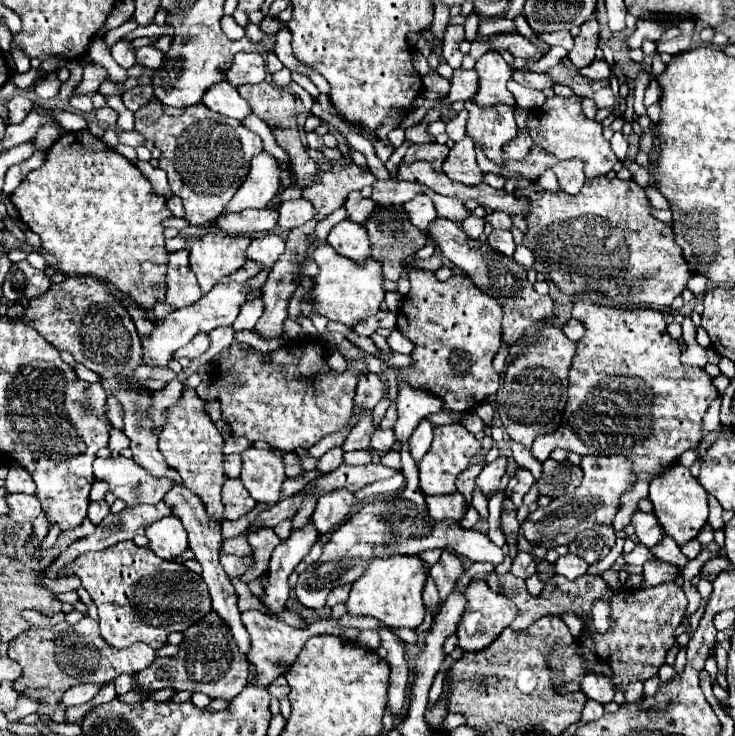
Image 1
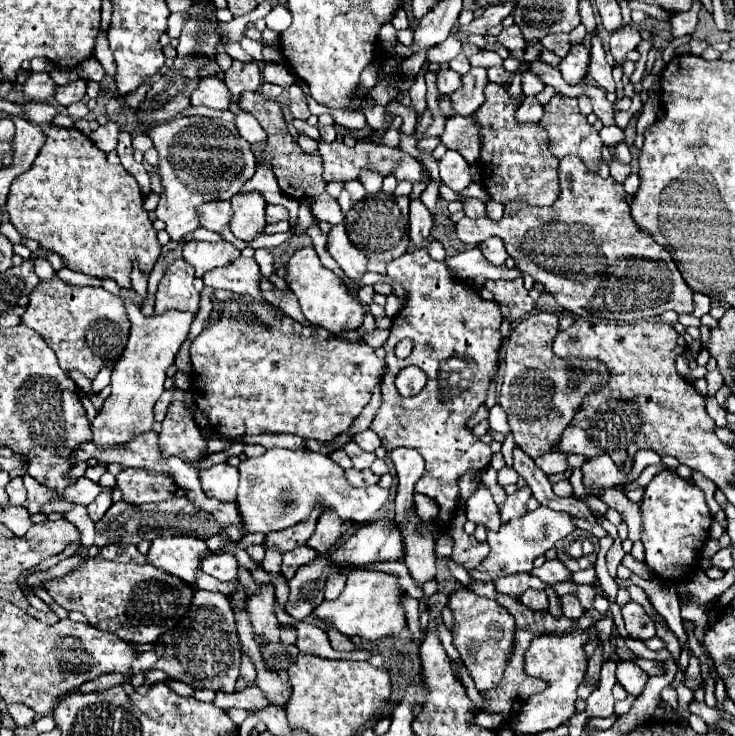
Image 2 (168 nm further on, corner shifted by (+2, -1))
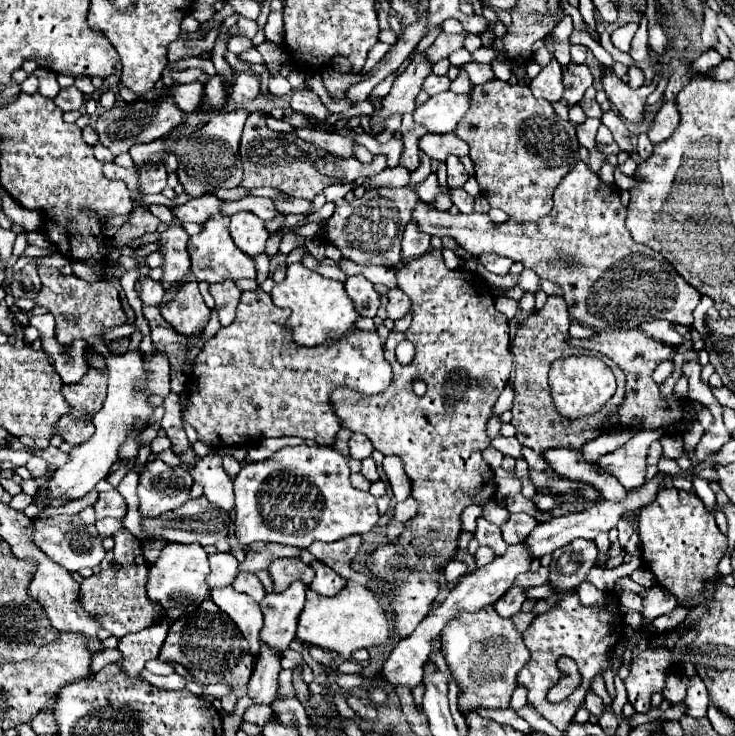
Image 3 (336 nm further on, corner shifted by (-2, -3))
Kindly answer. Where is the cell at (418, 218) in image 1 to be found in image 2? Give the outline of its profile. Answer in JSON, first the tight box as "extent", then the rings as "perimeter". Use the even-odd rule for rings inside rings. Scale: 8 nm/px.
{"extent":[410,200,432,246],"perimeter":[[[422,200],[410,202],[410,242],[422,246],[430,238],[432,230],[432,216]]]}

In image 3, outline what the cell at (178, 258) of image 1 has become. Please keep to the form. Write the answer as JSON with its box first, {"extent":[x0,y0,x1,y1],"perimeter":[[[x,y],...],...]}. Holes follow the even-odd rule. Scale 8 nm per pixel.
{"extent":[160,282,210,334],"perimeter":[[[198,282],[178,284],[174,298],[160,308],[162,316],[182,334],[202,332],[210,320],[210,308],[198,292]]]}

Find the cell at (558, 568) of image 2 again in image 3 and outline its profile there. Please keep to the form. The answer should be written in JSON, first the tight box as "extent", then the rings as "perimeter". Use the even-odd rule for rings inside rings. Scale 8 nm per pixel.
{"extent":[516,566,550,588],"perimeter":[[[542,566],[538,572],[528,570],[528,572],[520,574],[520,578],[516,578],[516,584],[518,584],[518,586],[524,586],[524,588],[530,588],[530,586],[542,586],[542,584],[548,582],[548,576],[550,576],[550,570]]]}

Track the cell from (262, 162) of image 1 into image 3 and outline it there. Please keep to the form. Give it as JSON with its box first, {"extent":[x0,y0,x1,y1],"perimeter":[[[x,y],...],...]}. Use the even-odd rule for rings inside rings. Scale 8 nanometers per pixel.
{"extent":[230,212,270,256],"perimeter":[[[238,212],[232,216],[230,236],[242,252],[256,256],[264,252],[270,232],[266,230],[264,220],[260,220],[254,212]]]}

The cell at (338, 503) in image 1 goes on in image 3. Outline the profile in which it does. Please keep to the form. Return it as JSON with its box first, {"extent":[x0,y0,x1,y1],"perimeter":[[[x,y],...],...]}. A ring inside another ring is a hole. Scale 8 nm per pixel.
{"extent":[308,536,360,582],"perimeter":[[[348,536],[348,538],[336,540],[336,542],[314,542],[308,550],[320,562],[324,562],[332,570],[336,570],[342,578],[356,582],[358,572],[350,568],[350,562],[352,562],[358,546],[360,546],[360,536]]]}

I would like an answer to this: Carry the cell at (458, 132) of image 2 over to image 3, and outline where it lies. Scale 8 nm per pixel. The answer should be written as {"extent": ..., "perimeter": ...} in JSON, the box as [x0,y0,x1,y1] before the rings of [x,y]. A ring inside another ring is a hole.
{"extent":[420,132,470,160],"perimeter":[[[454,132],[448,134],[424,134],[420,138],[420,150],[424,150],[434,160],[446,160],[450,154],[468,156],[470,146],[458,138]]]}

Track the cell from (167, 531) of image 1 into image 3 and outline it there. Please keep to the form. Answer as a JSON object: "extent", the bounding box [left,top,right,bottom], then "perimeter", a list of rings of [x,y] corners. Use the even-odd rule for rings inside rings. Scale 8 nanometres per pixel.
{"extent":[146,544,210,620],"perimeter":[[[166,544],[158,556],[158,560],[148,570],[148,582],[146,590],[152,600],[158,600],[166,610],[168,618],[176,620],[192,610],[198,608],[198,604],[210,594],[206,584],[208,574],[208,554],[200,544]]]}

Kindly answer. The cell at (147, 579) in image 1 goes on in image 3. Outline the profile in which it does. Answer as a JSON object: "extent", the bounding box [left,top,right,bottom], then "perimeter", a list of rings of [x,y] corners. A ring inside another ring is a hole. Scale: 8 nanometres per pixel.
{"extent":[78,534,168,638],"perimeter":[[[114,534],[114,560],[106,570],[92,574],[80,584],[78,604],[112,636],[122,638],[126,634],[140,632],[158,622],[168,622],[166,610],[144,594],[144,570],[148,562],[142,554],[142,544],[132,534]]]}

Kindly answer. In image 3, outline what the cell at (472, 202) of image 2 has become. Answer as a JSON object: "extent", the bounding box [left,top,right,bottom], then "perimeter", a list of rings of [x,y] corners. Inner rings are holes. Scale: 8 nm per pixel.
{"extent":[450,188,474,214],"perimeter":[[[454,188],[450,198],[452,198],[454,206],[456,206],[462,214],[470,214],[470,212],[474,212],[474,198],[472,198],[470,194],[466,194],[462,188]]]}

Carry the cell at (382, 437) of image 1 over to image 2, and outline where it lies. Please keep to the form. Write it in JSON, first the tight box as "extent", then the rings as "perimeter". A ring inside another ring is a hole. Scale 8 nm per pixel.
{"extent":[352,430,380,452],"perimeter":[[[364,430],[364,432],[356,434],[352,440],[356,440],[356,444],[368,452],[374,452],[380,446],[380,438],[372,430]]]}

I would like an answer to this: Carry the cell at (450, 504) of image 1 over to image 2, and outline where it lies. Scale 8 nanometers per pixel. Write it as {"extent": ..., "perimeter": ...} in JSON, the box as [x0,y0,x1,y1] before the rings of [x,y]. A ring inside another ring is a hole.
{"extent":[414,494,438,522],"perimeter":[[[414,494],[414,506],[418,510],[418,516],[424,520],[424,522],[434,522],[436,520],[436,514],[438,514],[438,506],[432,498],[424,496],[424,494]]]}

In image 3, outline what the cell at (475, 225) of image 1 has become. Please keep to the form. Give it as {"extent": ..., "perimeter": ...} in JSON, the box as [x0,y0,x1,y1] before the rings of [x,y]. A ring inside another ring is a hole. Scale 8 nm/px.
{"extent":[412,160,700,330],"perimeter":[[[582,160],[576,162],[554,190],[554,206],[544,220],[494,224],[488,214],[452,216],[450,212],[430,210],[424,202],[416,204],[412,218],[426,234],[450,236],[472,256],[496,252],[522,262],[524,268],[534,270],[540,278],[558,284],[564,290],[570,316],[584,326],[628,330],[652,320],[670,320],[684,326],[692,326],[694,322],[692,312],[698,306],[700,294],[660,252],[632,240],[626,228],[626,208],[620,204],[620,190],[600,180]]]}

